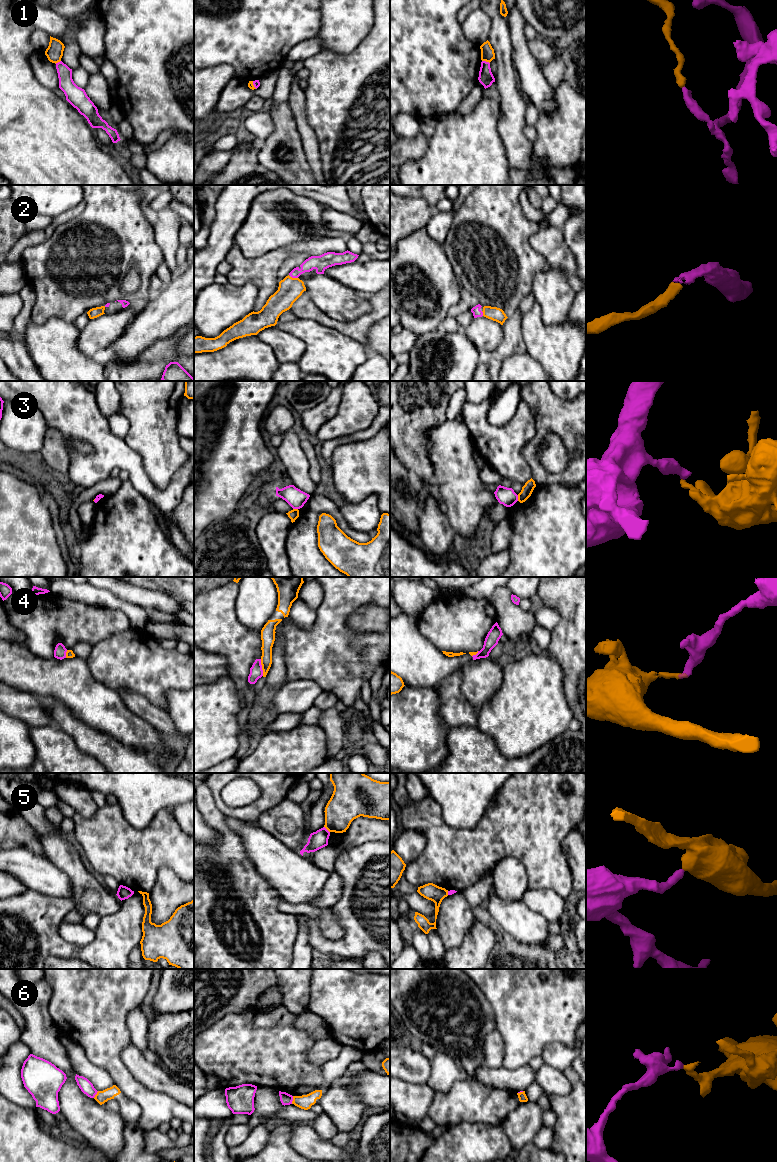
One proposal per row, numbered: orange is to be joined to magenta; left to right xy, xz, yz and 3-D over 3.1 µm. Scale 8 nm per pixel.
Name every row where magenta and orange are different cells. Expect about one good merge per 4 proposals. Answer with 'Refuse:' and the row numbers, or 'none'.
Refuse: 1, 3, 4, 5, 6

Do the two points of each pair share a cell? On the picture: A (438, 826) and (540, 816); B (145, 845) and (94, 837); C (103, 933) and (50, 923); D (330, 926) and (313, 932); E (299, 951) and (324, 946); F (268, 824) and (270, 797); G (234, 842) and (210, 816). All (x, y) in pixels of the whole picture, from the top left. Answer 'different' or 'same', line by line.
A: same
B: same
C: same
D: different
E: different
F: different
G: same

